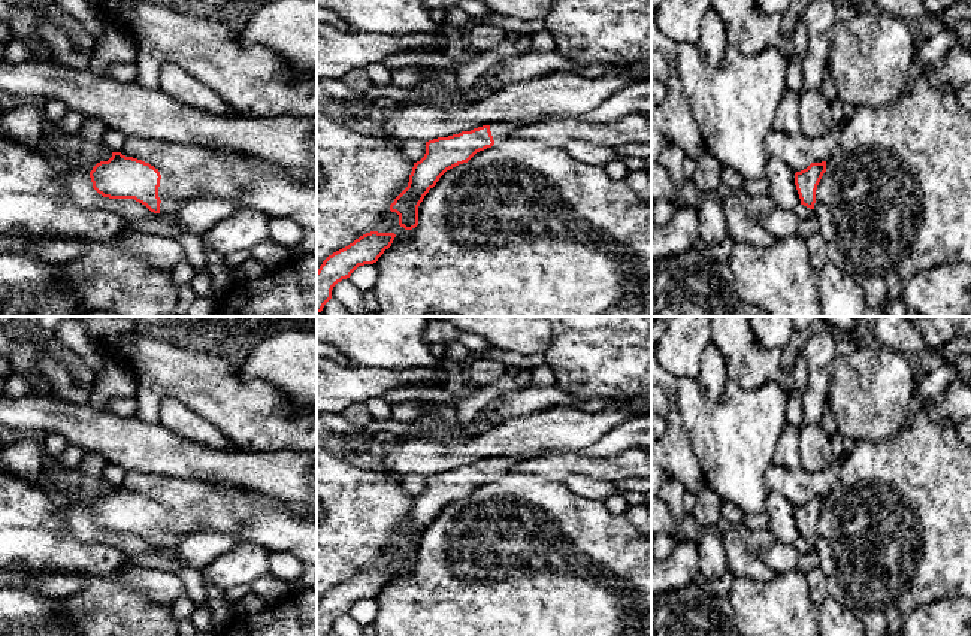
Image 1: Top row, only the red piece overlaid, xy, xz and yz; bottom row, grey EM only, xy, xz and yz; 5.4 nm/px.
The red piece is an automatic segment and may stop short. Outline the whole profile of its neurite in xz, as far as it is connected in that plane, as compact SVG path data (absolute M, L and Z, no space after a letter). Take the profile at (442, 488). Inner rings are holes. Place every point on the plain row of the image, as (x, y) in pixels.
M548 452L494 457L426 476L426 488L420 496L414 497L408 521L390 539L390 545L399 549L399 560L405 564L418 560L420 537L447 505L468 497L477 487L512 470L517 461L544 454Z

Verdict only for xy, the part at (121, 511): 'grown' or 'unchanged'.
grown

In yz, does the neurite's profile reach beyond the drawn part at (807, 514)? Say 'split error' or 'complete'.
complete

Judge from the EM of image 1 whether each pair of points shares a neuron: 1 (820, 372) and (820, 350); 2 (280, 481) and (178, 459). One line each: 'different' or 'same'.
1: same
2: same

